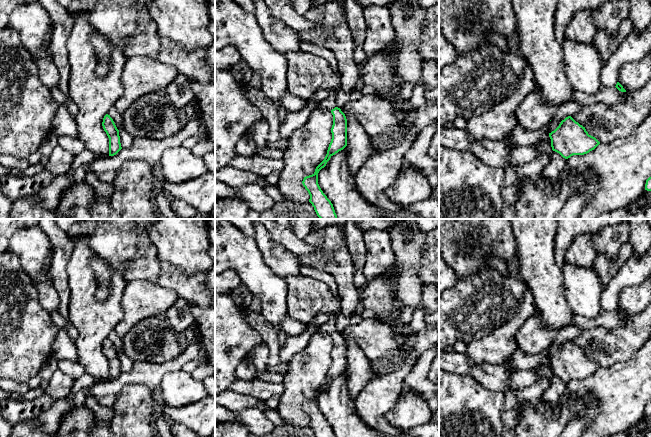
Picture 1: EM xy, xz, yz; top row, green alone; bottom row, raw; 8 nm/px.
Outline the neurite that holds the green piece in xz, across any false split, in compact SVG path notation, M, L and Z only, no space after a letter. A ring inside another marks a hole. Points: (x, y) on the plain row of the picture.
M329 315L328 321L318 330L330 335L333 339L332 363L324 384L316 391L312 399L304 401L302 408L310 419L309 426L316 437L335 437L333 428L318 408L318 397L326 390L333 379L347 370L347 343L341 333L336 330L336 317L334 315Z

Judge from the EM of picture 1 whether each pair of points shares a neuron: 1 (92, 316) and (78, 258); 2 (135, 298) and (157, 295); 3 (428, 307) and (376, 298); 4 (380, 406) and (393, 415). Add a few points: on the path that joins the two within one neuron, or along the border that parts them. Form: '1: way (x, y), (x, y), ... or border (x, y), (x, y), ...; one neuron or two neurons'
1: way (83, 302), (83, 284), (80, 272); one neuron
2: way (140, 298), (152, 298); one neuron
3: border (424, 285), (419, 303); two neurons
4: border (401, 392), (396, 404), (385, 416), (393, 426); two neurons

